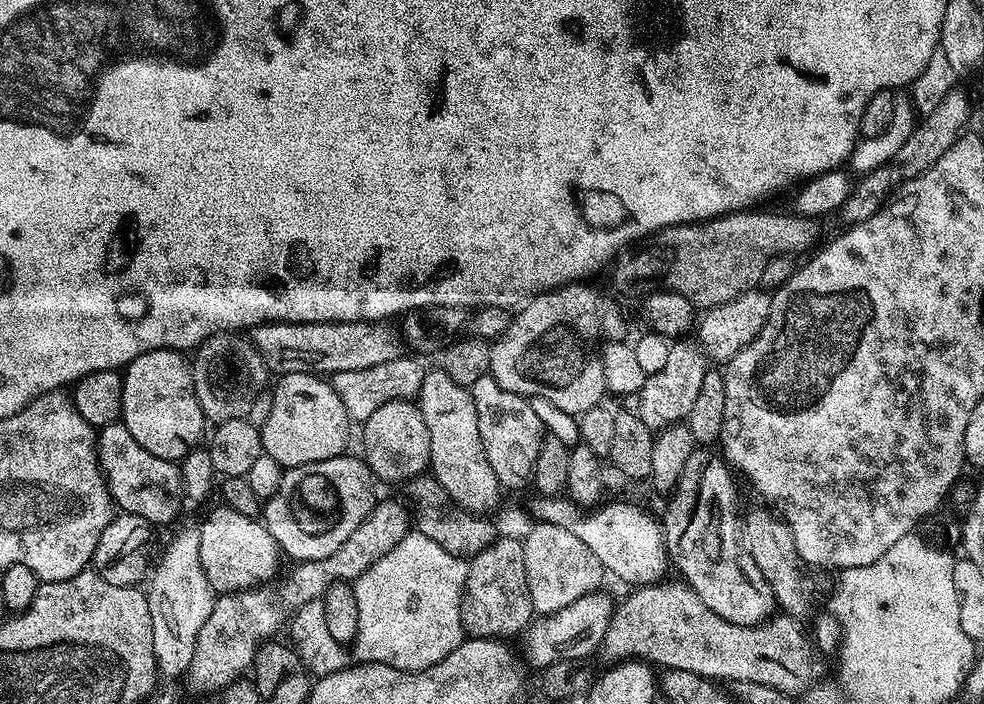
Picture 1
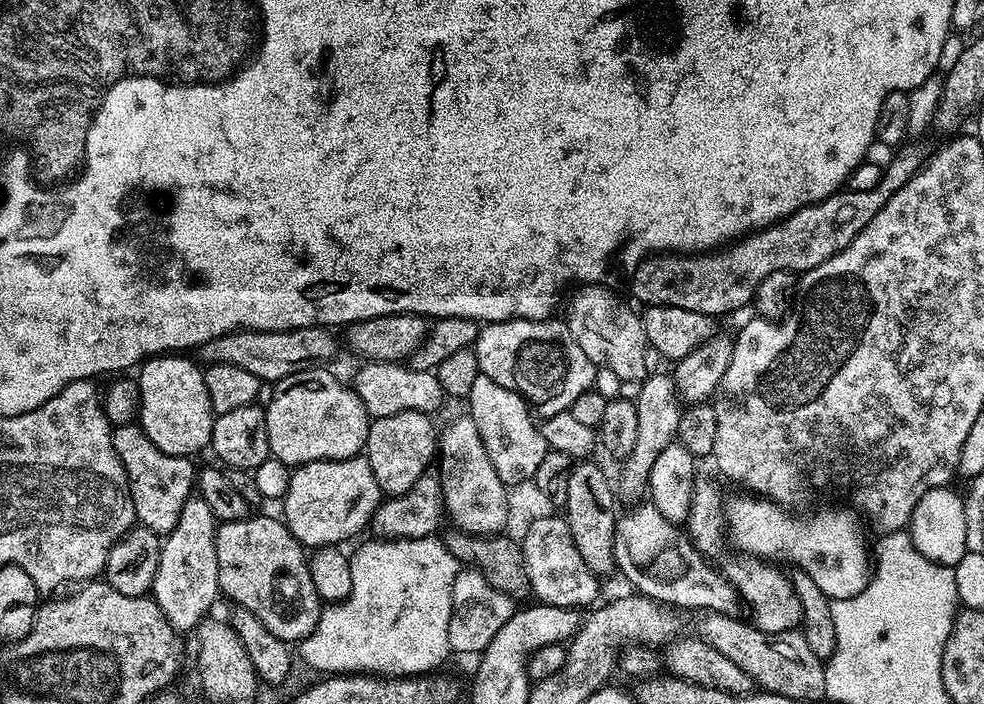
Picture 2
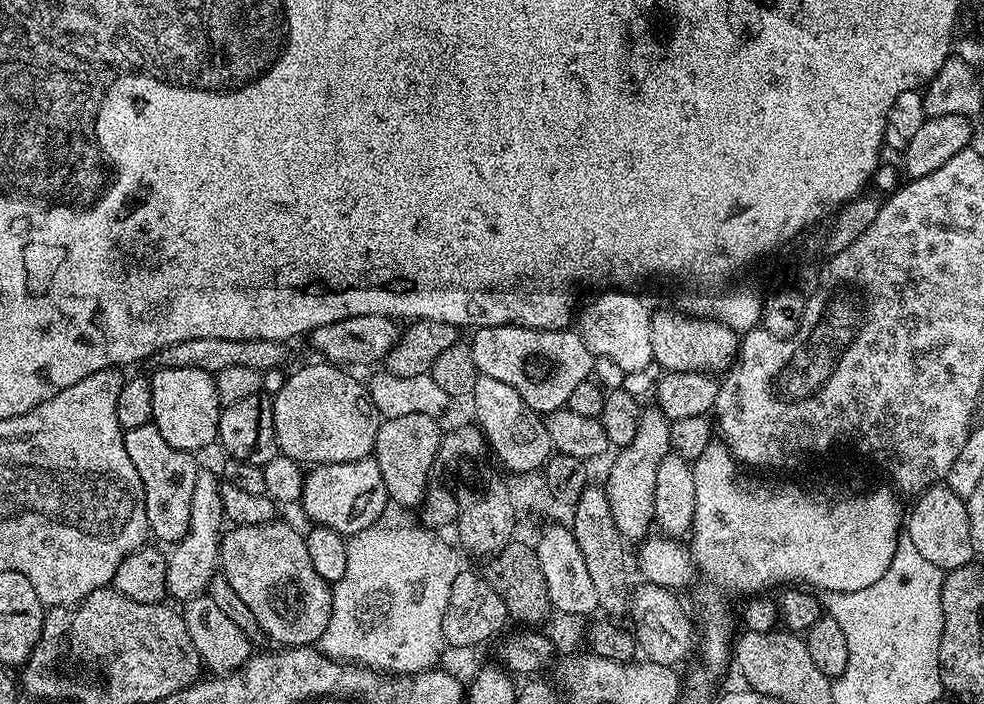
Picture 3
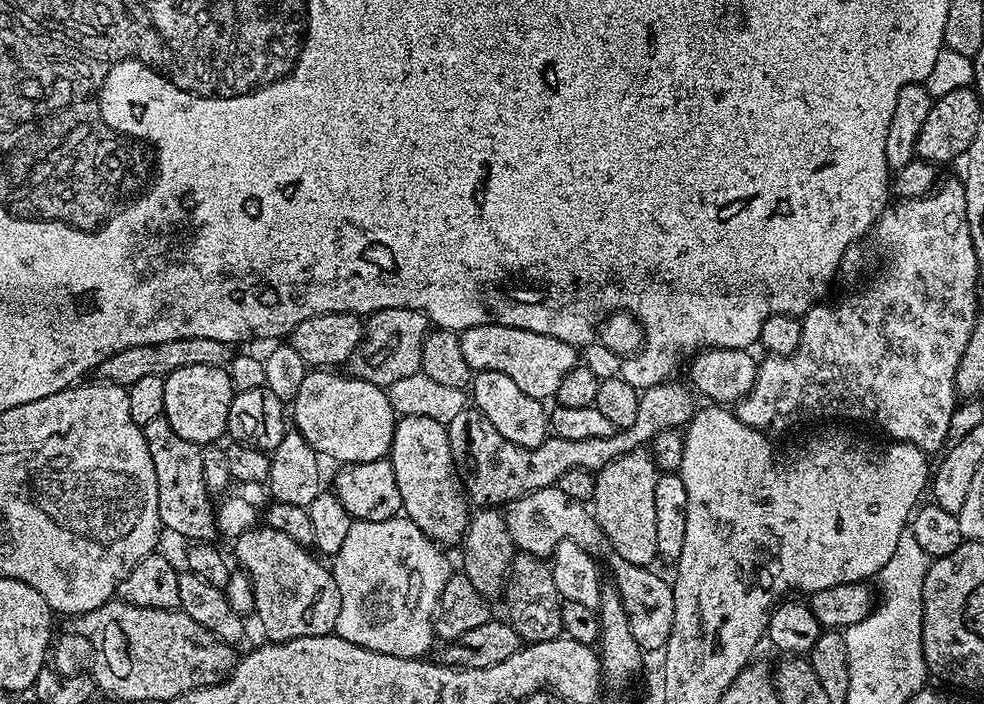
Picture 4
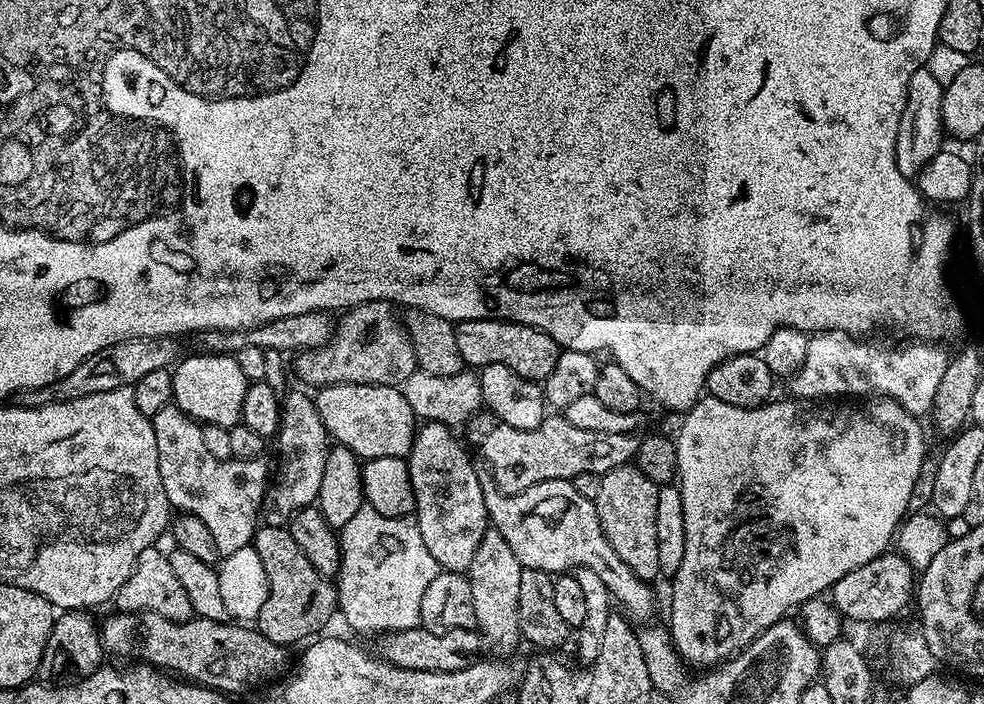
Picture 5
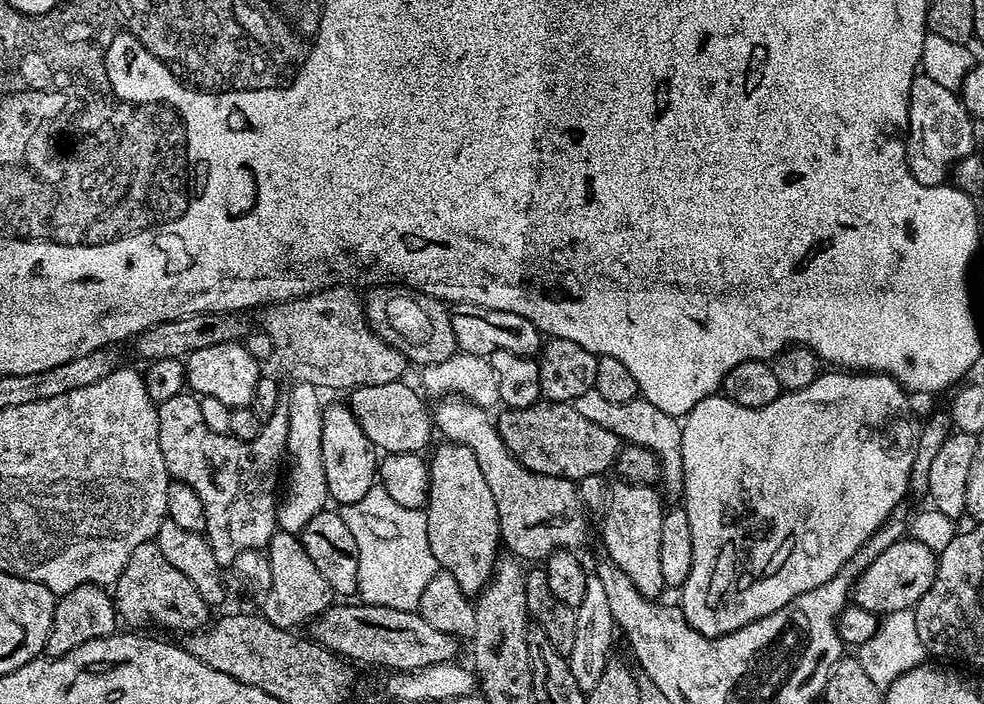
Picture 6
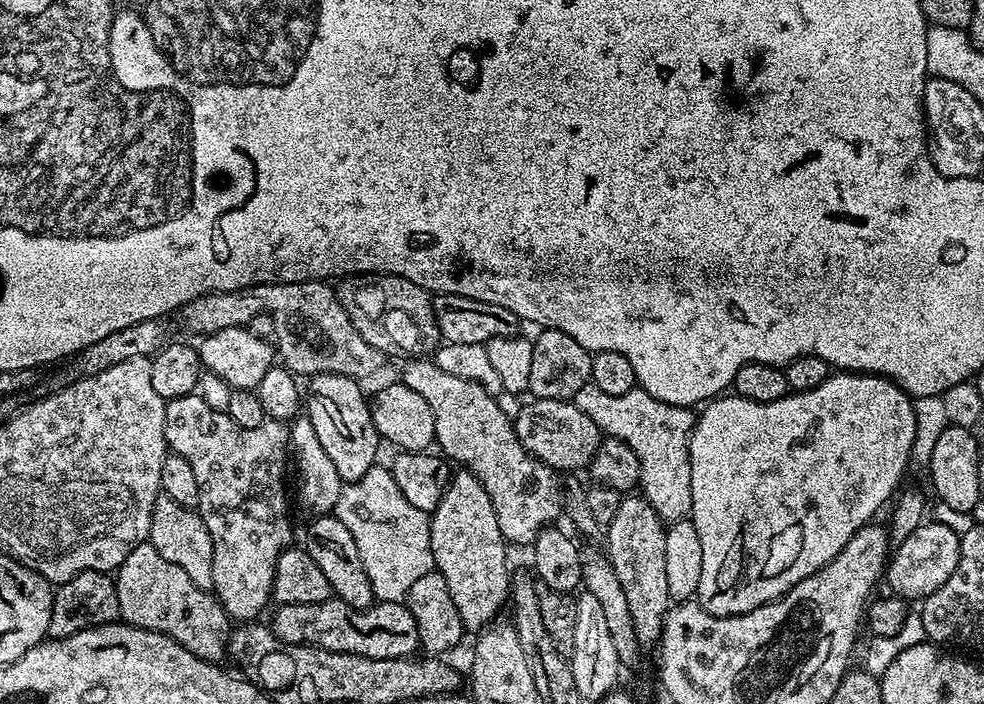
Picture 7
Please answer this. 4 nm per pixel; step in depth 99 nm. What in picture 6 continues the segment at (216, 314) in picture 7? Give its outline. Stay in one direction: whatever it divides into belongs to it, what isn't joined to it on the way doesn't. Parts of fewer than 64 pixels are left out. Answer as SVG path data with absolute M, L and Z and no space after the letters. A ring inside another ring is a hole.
M344 286L325 288L319 292L310 292L307 296L298 296L283 302L273 302L259 309L258 315L263 331L278 342L278 360L293 376L292 380L304 381L319 390L325 388L365 388L366 386L386 386L390 382L401 379L405 374L406 361L401 352L387 344L368 325L364 310L355 291Z

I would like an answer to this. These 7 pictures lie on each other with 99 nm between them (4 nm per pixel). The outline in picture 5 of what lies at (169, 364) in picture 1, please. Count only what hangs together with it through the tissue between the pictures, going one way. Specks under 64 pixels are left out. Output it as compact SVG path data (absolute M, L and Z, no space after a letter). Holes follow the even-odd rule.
M207 351L201 355L188 356L185 360L183 357L175 365L172 372L172 399L176 407L187 412L193 420L230 429L241 423L240 411L250 382L242 366L238 366L235 355L220 355Z

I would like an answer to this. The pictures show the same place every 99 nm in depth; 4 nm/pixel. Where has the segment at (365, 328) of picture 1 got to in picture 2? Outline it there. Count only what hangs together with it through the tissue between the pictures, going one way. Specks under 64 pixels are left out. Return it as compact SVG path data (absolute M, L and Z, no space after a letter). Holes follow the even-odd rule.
M327 327L295 328L277 332L253 332L237 330L216 336L202 345L205 361L213 364L233 364L250 370L262 382L275 382L307 368L322 368L331 365L336 356L336 340Z

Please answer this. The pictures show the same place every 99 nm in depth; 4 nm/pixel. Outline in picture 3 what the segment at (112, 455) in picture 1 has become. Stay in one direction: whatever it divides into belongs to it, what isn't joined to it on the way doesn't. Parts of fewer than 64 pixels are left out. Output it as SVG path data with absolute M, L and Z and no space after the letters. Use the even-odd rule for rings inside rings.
M151 422L127 429L124 445L126 454L130 454L130 462L134 462L134 470L138 470L138 478L142 478L149 533L165 540L168 546L175 545L186 534L190 522L191 495L198 471L197 457L170 446L170 442L158 434L156 425Z

